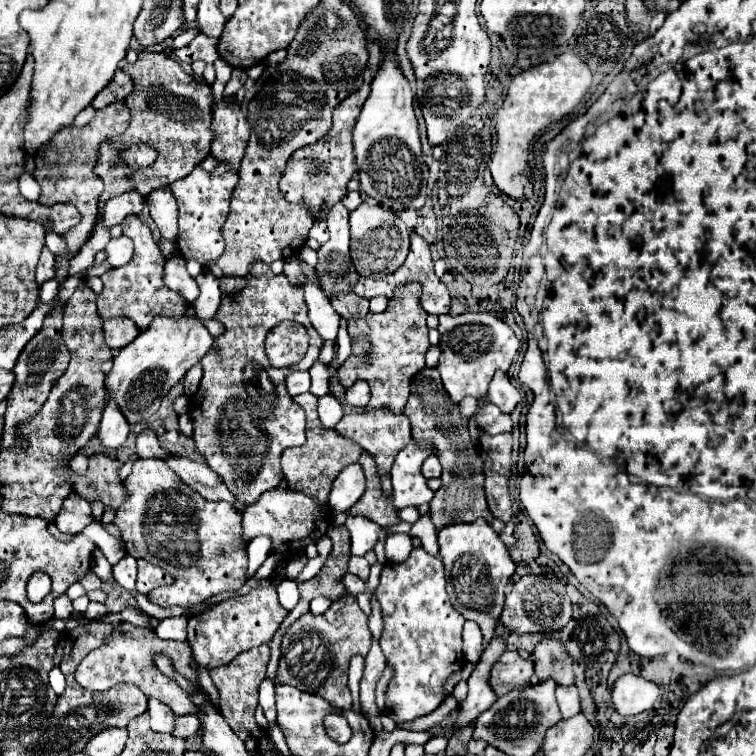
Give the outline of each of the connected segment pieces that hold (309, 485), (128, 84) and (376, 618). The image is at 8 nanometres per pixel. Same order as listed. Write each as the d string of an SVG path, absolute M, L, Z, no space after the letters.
M310 392L306 394L300 394L300 396L294 396L294 402L298 406L304 408L306 412L306 444L300 446L300 448L288 448L284 454L282 454L282 470L284 470L284 478L286 478L286 484L290 490L296 490L296 492L304 492L306 496L312 496L318 506L328 512L328 494L330 494L330 488L332 488L332 482L334 478L338 476L338 472L352 464L352 462L358 462L360 454L362 454L362 448L358 444L354 444L352 440L336 434L334 430L330 428L324 428L318 420L318 412L316 412L316 402L318 398Z
M116 70L116 78L94 98L92 106L96 110L112 104L112 102L118 102L118 100L126 100L128 94L132 94L134 90L134 82L132 78L124 72L124 70Z
M372 596L370 630L372 630L372 638L374 638L374 640L380 640L380 636L382 636L382 628L384 628L384 622L382 622L382 616L380 616L380 604L378 604L376 596Z

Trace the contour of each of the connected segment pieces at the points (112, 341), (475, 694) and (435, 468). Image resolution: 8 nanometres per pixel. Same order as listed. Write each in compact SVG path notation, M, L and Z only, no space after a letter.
M110 318L110 320L104 320L102 330L104 330L106 344L112 350L124 348L126 344L130 344L140 334L138 326L130 318Z
M494 636L490 640L490 646L482 654L482 660L478 662L478 666L474 668L472 676L468 678L468 696L458 704L456 722L452 726L448 726L446 730L442 730L438 736L452 738L456 734L456 730L460 730L464 726L470 726L486 708L490 708L490 704L494 704L496 696L494 696L494 692L492 692L486 676L490 676L490 670L492 670L494 662L498 660L498 656L504 650L506 650L504 640Z
M430 456L430 460L424 462L422 472L424 472L424 478L440 478L440 474L442 474L442 466L440 466L438 458L436 458L436 456Z

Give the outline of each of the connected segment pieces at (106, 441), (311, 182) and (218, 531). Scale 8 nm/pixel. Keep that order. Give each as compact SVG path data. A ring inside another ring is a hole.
M110 400L104 408L102 422L100 422L100 428L98 428L100 442L106 446L106 450L116 450L126 442L128 432L130 432L128 422L124 420L118 406Z
M364 84L352 96L348 96L342 104L334 110L334 126L332 130L318 142L306 148L300 148L288 160L286 172L280 180L280 190L286 192L288 202L306 204L312 208L312 214L322 220L326 216L326 206L334 206L346 196L346 184L354 174L354 148L352 148L352 128L356 118L370 94L370 86Z
M136 460L126 480L126 490L126 502L118 508L114 520L122 532L126 554L142 556L176 578L172 586L148 594L152 604L194 608L212 594L244 586L248 556L244 548L236 546L242 536L242 516L232 504L202 500L164 460Z

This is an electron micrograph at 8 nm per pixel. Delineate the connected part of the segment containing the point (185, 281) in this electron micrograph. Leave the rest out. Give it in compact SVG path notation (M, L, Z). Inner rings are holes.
M170 258L166 262L166 268L164 268L164 284L168 288L172 288L174 292L180 292L182 298L188 302L188 304L194 304L198 294L200 294L200 288L196 284L196 280L188 274L186 270L186 260L184 258Z

